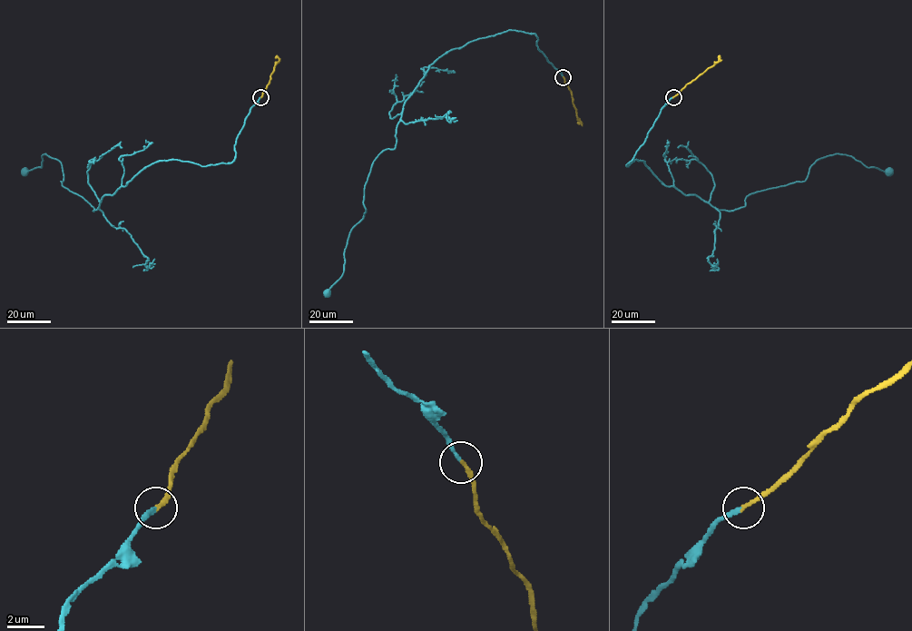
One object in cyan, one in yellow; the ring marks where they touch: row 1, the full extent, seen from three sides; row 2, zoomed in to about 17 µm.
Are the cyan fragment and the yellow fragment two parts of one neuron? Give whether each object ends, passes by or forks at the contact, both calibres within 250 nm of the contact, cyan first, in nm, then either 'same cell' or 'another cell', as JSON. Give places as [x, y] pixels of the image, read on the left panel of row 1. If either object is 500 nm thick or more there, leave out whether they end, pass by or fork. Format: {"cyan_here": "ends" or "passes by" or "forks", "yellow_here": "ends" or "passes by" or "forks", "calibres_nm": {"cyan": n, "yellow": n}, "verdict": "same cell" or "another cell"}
{"cyan_here": "ends", "yellow_here": "ends", "calibres_nm": {"cyan": 180, "yellow": 200}, "verdict": "same cell"}

